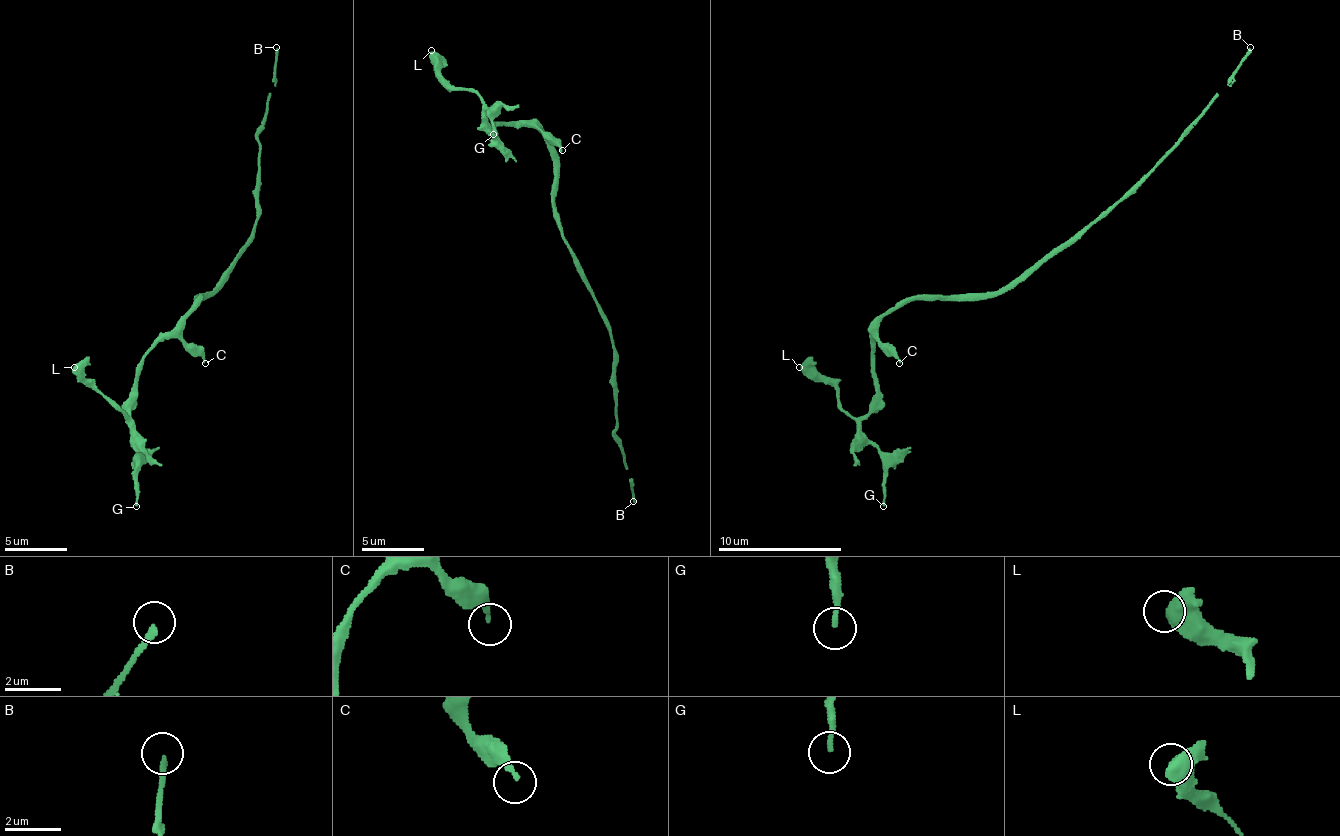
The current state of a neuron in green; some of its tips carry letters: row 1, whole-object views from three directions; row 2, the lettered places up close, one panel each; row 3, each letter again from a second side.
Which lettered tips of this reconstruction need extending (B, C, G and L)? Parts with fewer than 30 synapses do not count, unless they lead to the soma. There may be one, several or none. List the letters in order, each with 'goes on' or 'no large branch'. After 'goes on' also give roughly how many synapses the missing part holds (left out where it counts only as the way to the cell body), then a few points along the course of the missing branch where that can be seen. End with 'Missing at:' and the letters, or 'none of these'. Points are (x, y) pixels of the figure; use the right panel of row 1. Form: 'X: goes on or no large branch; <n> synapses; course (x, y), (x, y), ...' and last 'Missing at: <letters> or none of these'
B: goes on; 170 synapses
C: no large branch
G: no large branch
L: no large branch
Missing at: B

